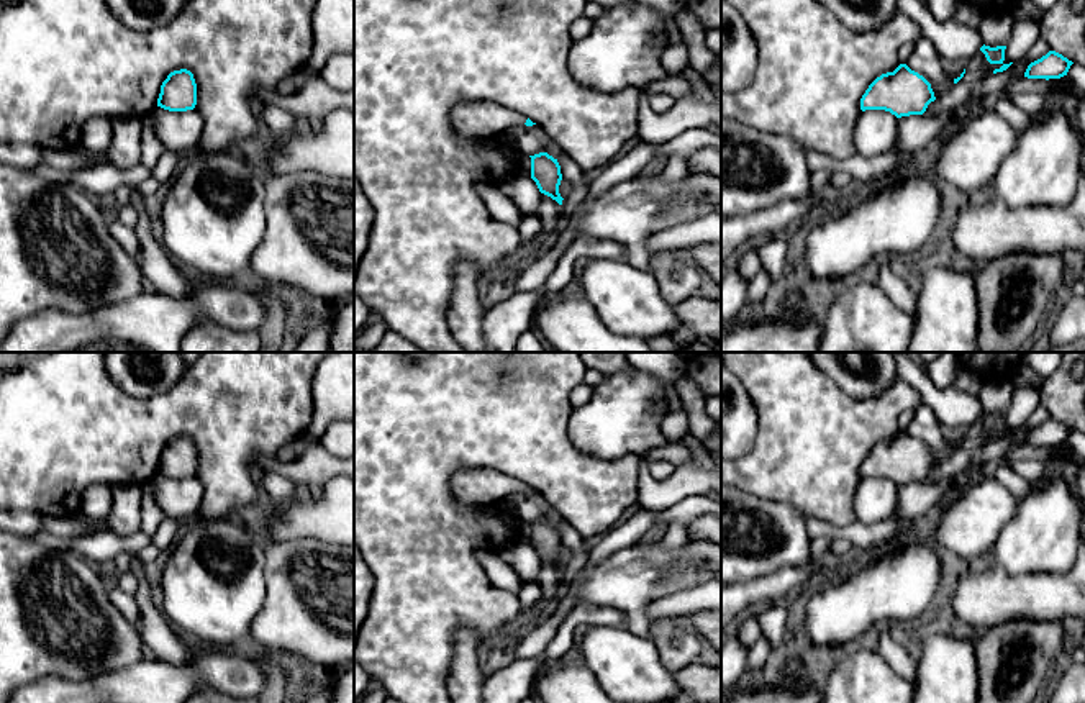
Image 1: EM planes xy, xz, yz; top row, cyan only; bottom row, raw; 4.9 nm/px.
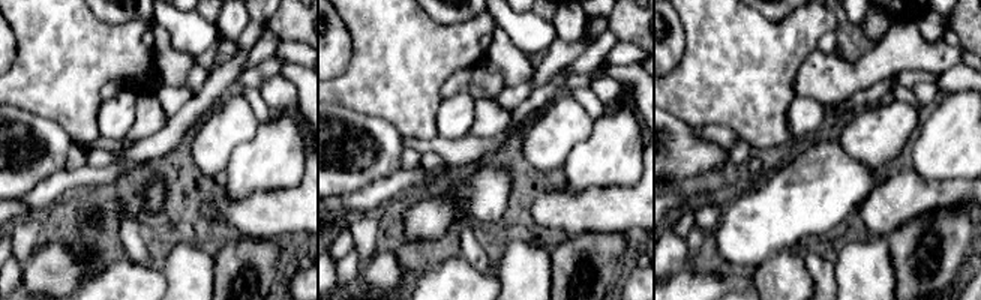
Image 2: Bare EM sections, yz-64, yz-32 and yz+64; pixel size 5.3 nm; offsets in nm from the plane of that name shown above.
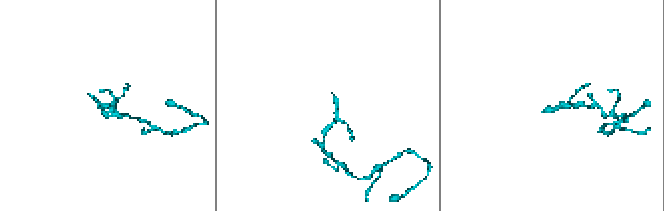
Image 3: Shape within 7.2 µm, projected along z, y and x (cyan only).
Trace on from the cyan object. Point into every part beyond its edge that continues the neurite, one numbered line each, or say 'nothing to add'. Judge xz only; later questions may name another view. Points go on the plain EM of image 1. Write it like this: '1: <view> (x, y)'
1: xz (471, 487)

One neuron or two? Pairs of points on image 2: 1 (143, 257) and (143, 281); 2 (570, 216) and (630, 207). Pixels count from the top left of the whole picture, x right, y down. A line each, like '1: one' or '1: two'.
1: two
2: one

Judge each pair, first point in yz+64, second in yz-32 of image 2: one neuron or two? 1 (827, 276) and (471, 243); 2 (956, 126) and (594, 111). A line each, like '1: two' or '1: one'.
1: one
2: two

